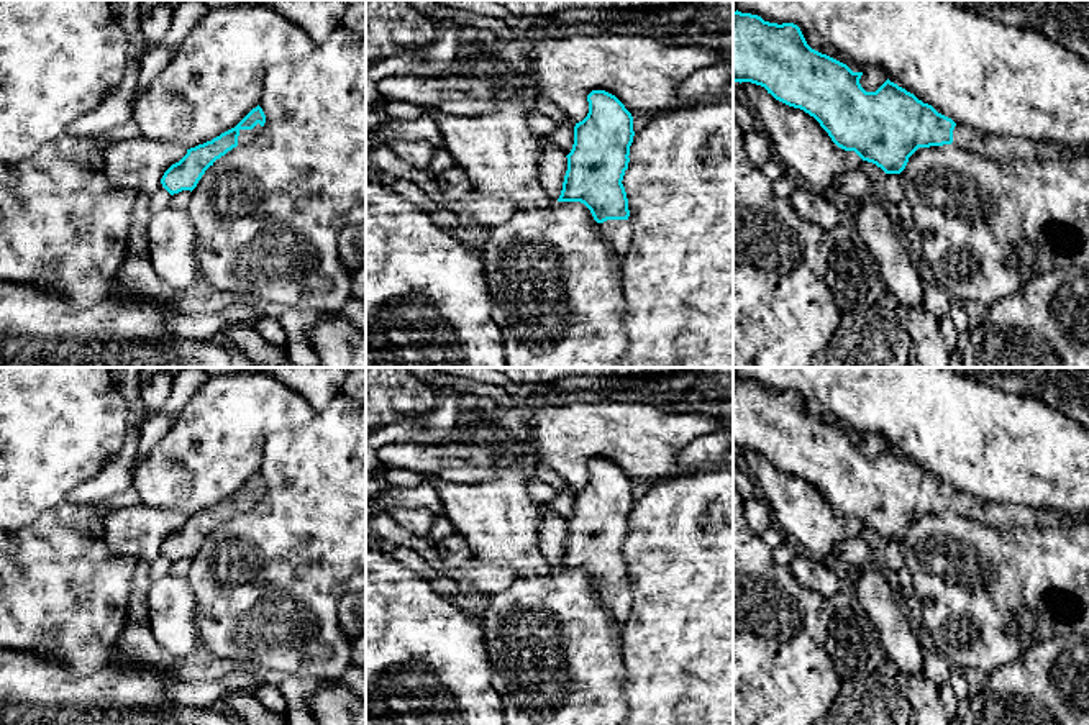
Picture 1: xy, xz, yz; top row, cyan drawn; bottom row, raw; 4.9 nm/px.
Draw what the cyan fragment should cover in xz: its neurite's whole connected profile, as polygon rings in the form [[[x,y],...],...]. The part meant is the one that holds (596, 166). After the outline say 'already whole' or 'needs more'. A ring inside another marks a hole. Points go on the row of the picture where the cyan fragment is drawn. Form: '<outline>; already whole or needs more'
[[[605,90],[587,95],[589,113],[574,126],[574,144],[558,202],[584,203],[620,259],[631,243],[628,198],[622,184],[630,162],[633,116]]]; needs more

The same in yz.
[[[733,11],[733,82],[761,85],[776,100],[804,110],[820,123],[838,148],[854,151],[886,174],[900,174],[918,148],[943,144],[994,161],[1063,161],[1073,154],[1059,143],[987,136],[958,125],[889,79],[876,92],[866,92],[859,84],[861,75],[863,72],[853,72],[846,64],[812,49],[797,25],[769,23],[758,15]]]; needs more

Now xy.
[[[257,105],[235,128],[220,136],[187,149],[187,154],[172,164],[162,176],[161,184],[171,194],[194,190],[216,159],[225,156],[236,146],[253,143],[266,123],[266,115]]]; needs more

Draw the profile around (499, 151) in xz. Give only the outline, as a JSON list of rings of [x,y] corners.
[[[471,44],[467,46],[472,52],[456,57],[448,74],[484,77],[495,90],[495,108],[477,116],[458,116],[425,108],[425,113],[430,113],[441,130],[443,148],[464,167],[476,190],[508,200],[517,212],[553,207],[554,200],[546,195],[538,182],[536,161],[544,139],[530,128],[526,93],[513,89]]]

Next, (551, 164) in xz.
[[[549,139],[543,141],[541,153],[536,161],[536,171],[541,189],[556,202],[563,190],[564,176],[567,171],[567,157]]]

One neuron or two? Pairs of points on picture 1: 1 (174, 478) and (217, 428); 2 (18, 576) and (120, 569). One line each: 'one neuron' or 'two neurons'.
1: one neuron
2: one neuron

